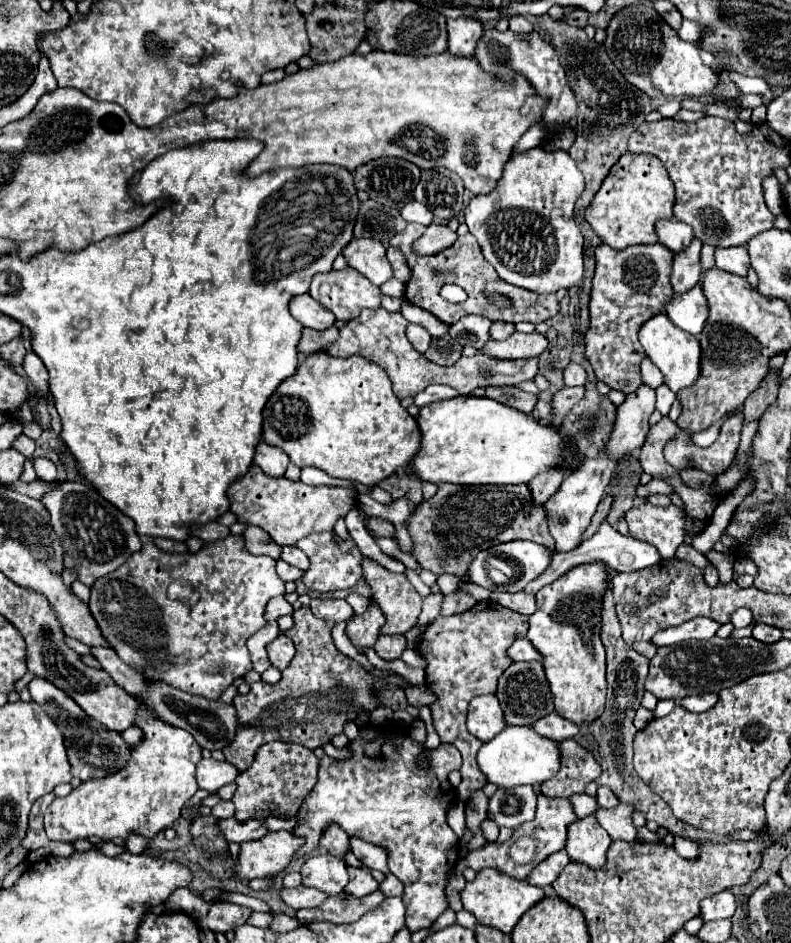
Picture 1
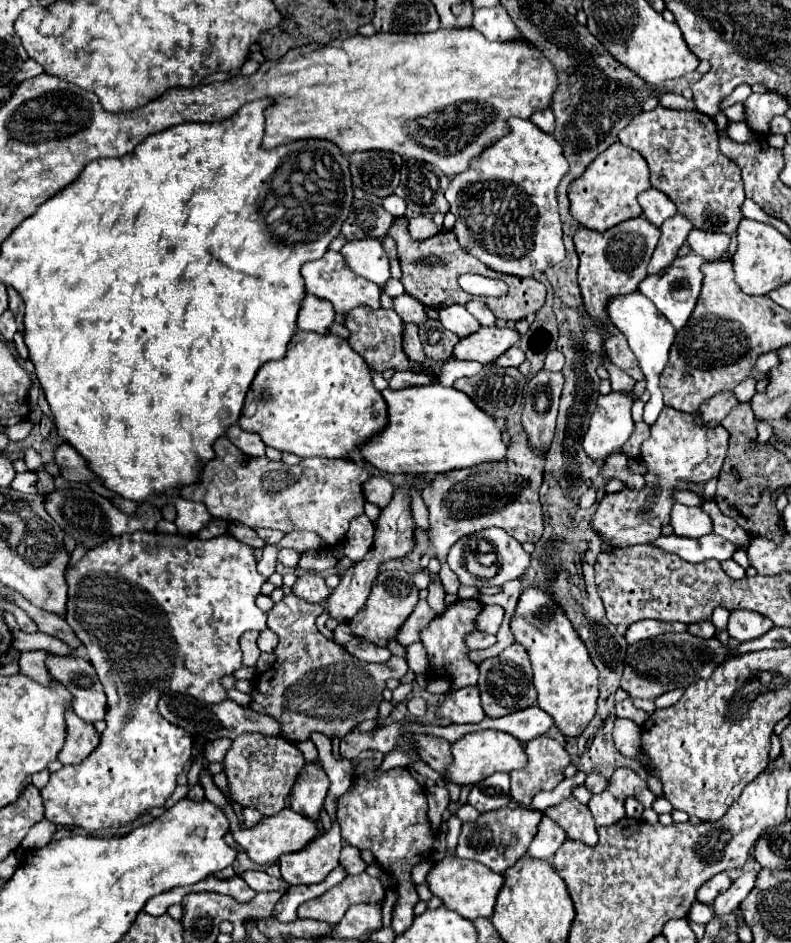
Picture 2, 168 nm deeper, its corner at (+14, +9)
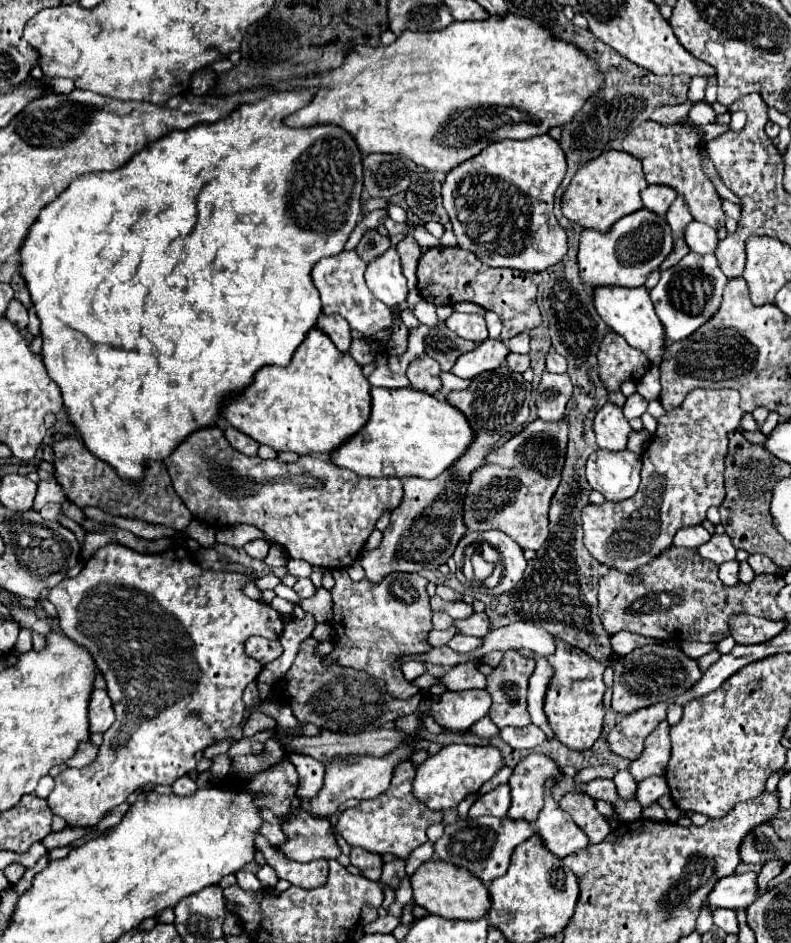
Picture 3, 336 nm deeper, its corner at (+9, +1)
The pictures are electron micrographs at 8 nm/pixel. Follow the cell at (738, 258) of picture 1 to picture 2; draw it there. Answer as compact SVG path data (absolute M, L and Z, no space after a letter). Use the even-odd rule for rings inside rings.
M692 229L688 233L688 245L696 255L702 255L706 261L718 261L722 253L728 251L730 237L726 233L710 233Z

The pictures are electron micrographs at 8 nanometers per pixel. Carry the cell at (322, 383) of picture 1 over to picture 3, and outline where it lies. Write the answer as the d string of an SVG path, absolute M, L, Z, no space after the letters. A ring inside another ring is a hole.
M311 329L305 341L297 347L289 367L263 367L255 373L251 387L247 387L237 399L225 405L223 419L231 423L241 433L249 435L261 445L273 447L277 453L293 451L297 455L313 455L313 453L333 453L349 437L357 435L369 421L371 409L371 385L367 377L361 373L361 365L349 357L349 353L341 353L331 339L319 331Z

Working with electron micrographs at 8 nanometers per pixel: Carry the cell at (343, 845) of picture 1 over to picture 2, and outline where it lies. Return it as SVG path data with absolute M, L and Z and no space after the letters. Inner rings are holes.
M306 763L290 791L290 807L296 809L296 813L304 813L306 817L318 821L328 787L330 779L324 767L316 763Z

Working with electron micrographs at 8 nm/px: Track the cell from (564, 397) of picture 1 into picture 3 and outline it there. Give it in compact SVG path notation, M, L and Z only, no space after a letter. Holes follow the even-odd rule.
M543 373L535 395L537 417L541 421L561 421L565 403L569 401L571 391L573 391L573 385L567 373L561 373L561 375Z

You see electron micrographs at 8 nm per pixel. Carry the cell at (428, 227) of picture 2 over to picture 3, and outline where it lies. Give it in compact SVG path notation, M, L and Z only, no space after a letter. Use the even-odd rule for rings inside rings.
M407 235L403 241L397 243L397 253L399 253L401 263L403 263L403 275L407 277L407 287L415 289L415 285L417 285L415 269L417 269L417 261L419 261L423 249L413 237Z

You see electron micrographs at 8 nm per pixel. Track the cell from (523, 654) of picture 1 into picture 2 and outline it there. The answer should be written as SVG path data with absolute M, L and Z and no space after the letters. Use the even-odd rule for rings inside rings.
M472 631L464 637L464 643L468 649L488 649L496 643L496 637L494 635L488 635L488 633L480 633L480 631Z

